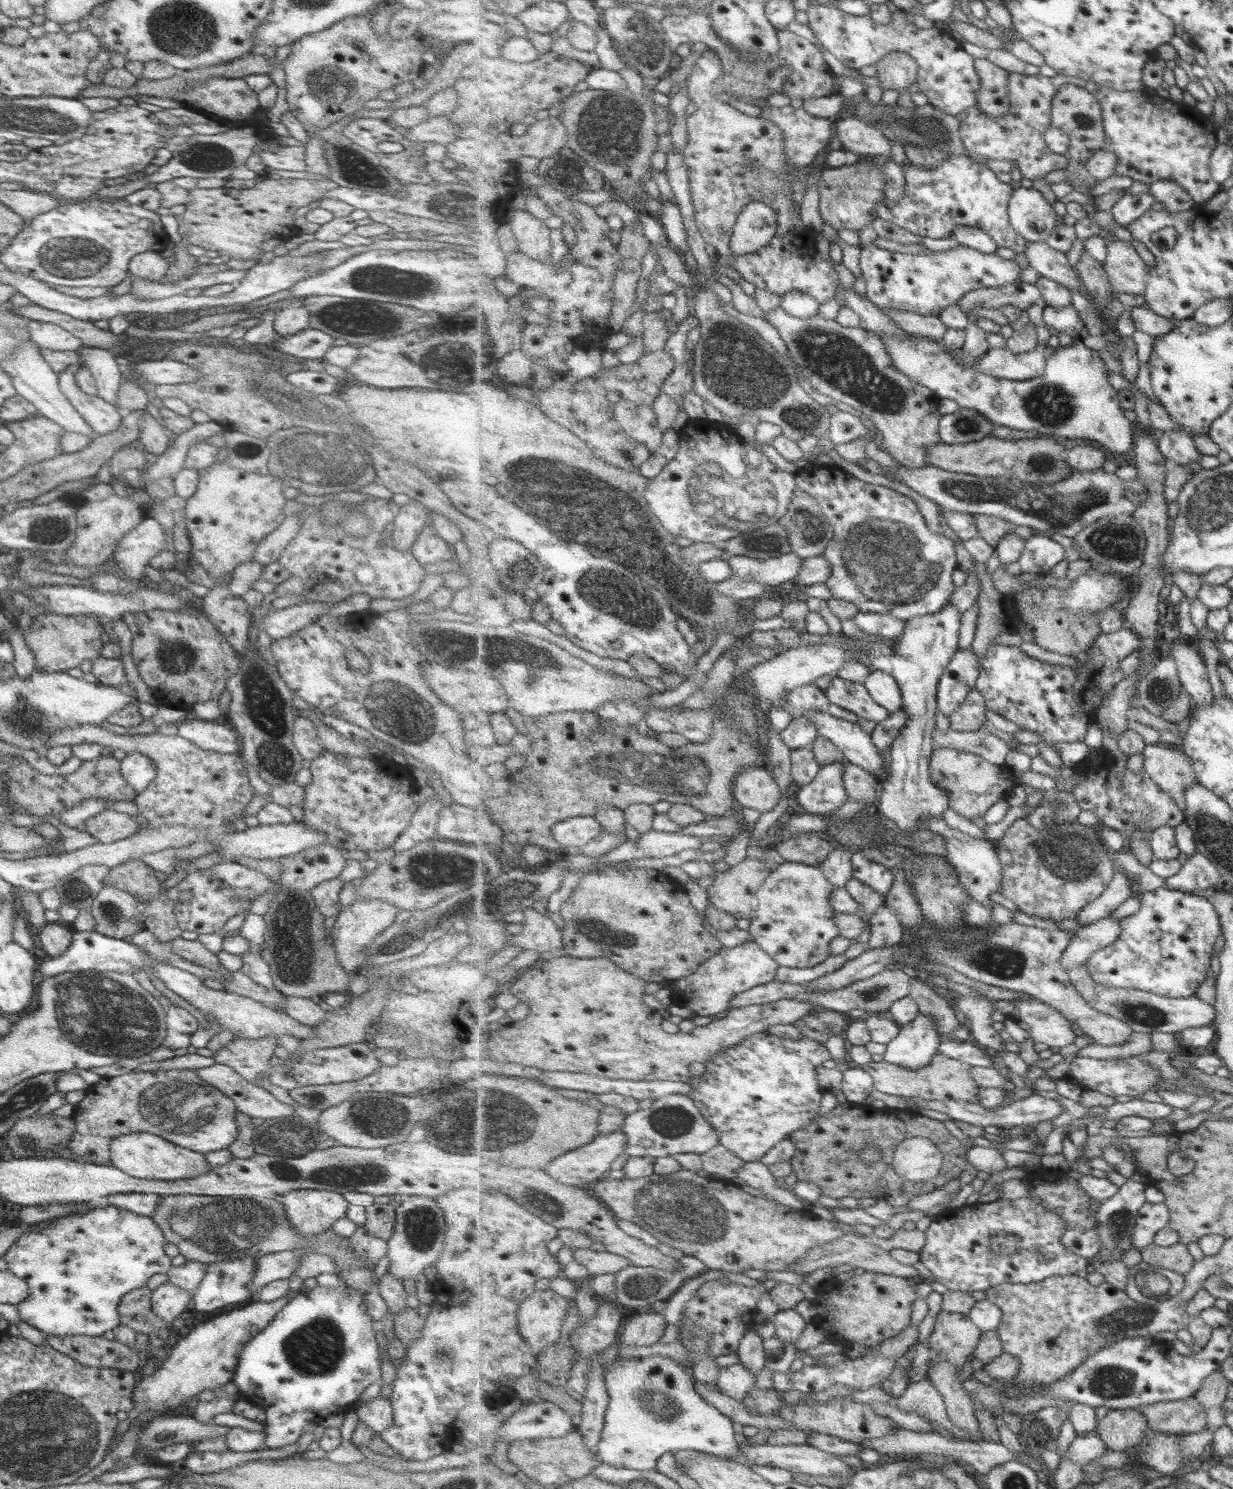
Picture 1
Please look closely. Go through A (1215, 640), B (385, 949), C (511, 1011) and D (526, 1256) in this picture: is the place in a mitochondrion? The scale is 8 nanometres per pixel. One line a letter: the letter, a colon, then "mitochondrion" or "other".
A: other
B: other
C: other
D: other

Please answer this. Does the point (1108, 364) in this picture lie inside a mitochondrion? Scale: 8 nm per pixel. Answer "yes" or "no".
no

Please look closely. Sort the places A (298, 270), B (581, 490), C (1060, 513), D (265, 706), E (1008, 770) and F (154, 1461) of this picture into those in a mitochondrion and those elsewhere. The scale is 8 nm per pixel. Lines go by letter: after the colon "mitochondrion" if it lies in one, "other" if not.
A: mitochondrion
B: mitochondrion
C: mitochondrion
D: mitochondrion
E: other
F: other

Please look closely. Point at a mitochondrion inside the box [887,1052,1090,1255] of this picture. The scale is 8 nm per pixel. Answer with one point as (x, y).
(1036, 1110)

